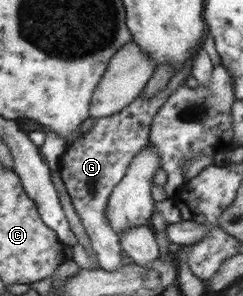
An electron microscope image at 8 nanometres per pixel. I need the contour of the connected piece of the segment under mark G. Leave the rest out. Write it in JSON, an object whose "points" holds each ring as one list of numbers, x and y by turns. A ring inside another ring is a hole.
{"points":[[168,87,159,90,155,96,137,96,129,106,117,114,95,119,93,130,86,131,74,144,66,147,60,160,61,178,64,181,71,202,90,238,99,268,108,272,119,271,124,257,118,234,111,230,107,220,107,201,115,185,119,184,131,159,149,144,153,117,168,99]]}

